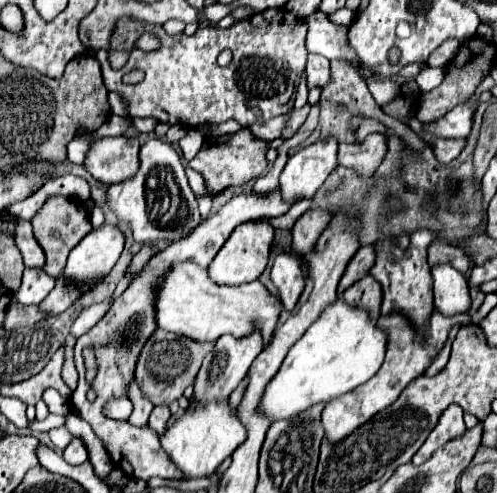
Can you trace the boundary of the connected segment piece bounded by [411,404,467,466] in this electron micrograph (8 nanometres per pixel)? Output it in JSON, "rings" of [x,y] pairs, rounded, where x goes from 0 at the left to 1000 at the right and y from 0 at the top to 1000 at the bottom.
{"rings":[[[899,824],[899,832],[887,840],[879,864],[871,868],[871,876],[863,880],[863,888],[855,892],[855,901],[839,913],[839,921],[831,925],[831,941],[851,941],[867,929],[867,921],[883,909],[895,905],[899,897],[907,897],[907,888],[924,888],[924,880],[936,880],[940,864],[932,852],[932,832],[928,824]]]}

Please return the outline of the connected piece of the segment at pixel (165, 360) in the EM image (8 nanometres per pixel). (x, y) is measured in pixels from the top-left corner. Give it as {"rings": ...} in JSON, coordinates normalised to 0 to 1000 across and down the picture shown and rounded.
{"rings":[[[312,669],[312,677],[296,690],[284,710],[284,726],[276,734],[272,767],[280,787],[312,824],[340,824],[360,803],[368,803],[372,787],[388,779],[392,759],[408,734],[408,726],[429,710],[429,694],[388,694],[360,677],[340,677],[332,669]]]}

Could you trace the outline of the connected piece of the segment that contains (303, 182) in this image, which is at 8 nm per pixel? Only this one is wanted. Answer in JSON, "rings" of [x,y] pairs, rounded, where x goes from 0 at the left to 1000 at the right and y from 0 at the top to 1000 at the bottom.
{"rings":[[[638,284],[626,296],[602,300],[581,316],[565,357],[561,385],[577,414],[630,402],[642,377],[678,337],[678,284]]]}

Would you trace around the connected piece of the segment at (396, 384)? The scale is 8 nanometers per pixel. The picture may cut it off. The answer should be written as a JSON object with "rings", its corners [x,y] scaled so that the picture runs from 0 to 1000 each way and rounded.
{"rings":[[[871,633],[863,686],[847,690],[843,677],[835,677],[835,669],[823,661],[823,653],[807,637],[767,641],[759,649],[759,657],[779,677],[779,714],[775,714],[771,742],[763,746],[763,755],[746,771],[738,771],[734,779],[714,787],[706,799],[674,807],[650,828],[646,864],[654,872],[654,888],[662,897],[686,897],[690,888],[698,888],[698,880],[710,880],[722,864],[730,864],[730,856],[742,856],[763,832],[775,832],[779,824],[787,824],[803,807],[803,799],[815,791],[815,783],[859,751],[871,722],[887,710],[891,694],[899,690],[903,669],[915,659],[942,659],[948,655],[948,641],[940,635],[922,637],[913,643],[895,643],[887,641],[883,633]]]}

